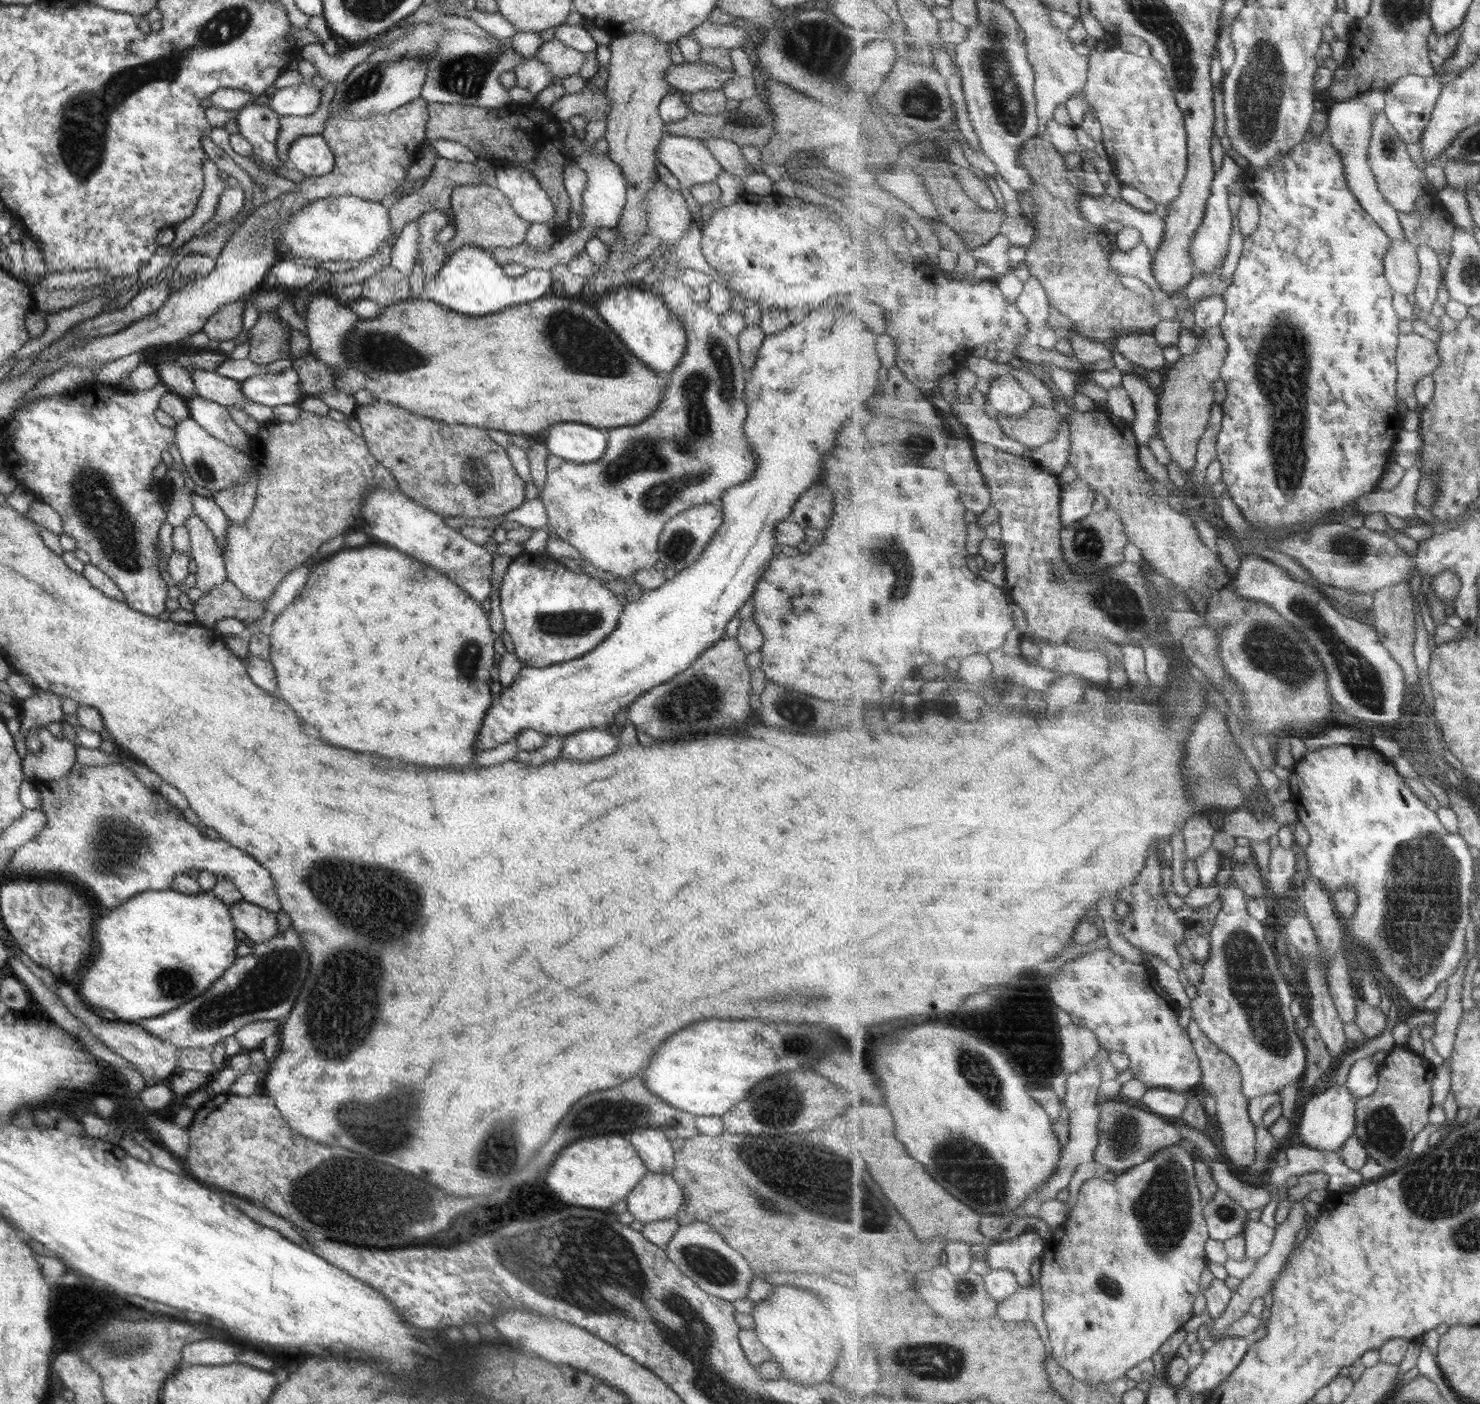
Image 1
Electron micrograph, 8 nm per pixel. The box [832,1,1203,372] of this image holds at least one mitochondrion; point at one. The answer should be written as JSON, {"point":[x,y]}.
{"point":[1010,109]}

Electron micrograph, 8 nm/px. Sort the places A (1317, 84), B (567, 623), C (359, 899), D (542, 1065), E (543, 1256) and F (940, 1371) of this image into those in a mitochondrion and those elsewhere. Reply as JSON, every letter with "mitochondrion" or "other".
{"A":"other","B":"mitochondrion","C":"mitochondrion","D":"other","E":"mitochondrion","F":"mitochondrion"}

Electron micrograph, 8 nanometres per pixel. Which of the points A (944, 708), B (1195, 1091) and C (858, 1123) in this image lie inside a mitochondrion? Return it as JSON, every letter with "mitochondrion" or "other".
{"A":"other","B":"other","C":"other"}

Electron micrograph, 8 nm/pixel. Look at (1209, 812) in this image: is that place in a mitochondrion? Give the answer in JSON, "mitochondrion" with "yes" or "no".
{"mitochondrion":"no"}

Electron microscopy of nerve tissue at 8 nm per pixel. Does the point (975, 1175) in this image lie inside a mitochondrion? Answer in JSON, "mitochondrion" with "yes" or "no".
{"mitochondrion":"yes"}

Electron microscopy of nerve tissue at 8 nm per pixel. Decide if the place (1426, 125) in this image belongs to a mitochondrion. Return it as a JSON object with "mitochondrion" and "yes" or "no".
{"mitochondrion":"no"}

